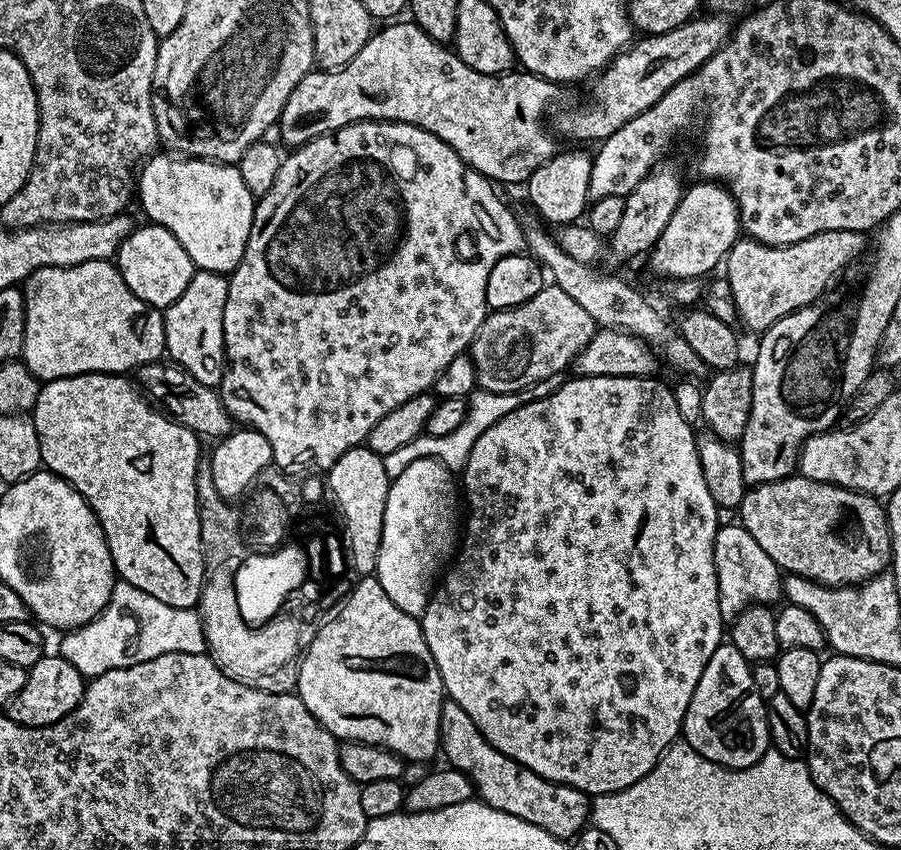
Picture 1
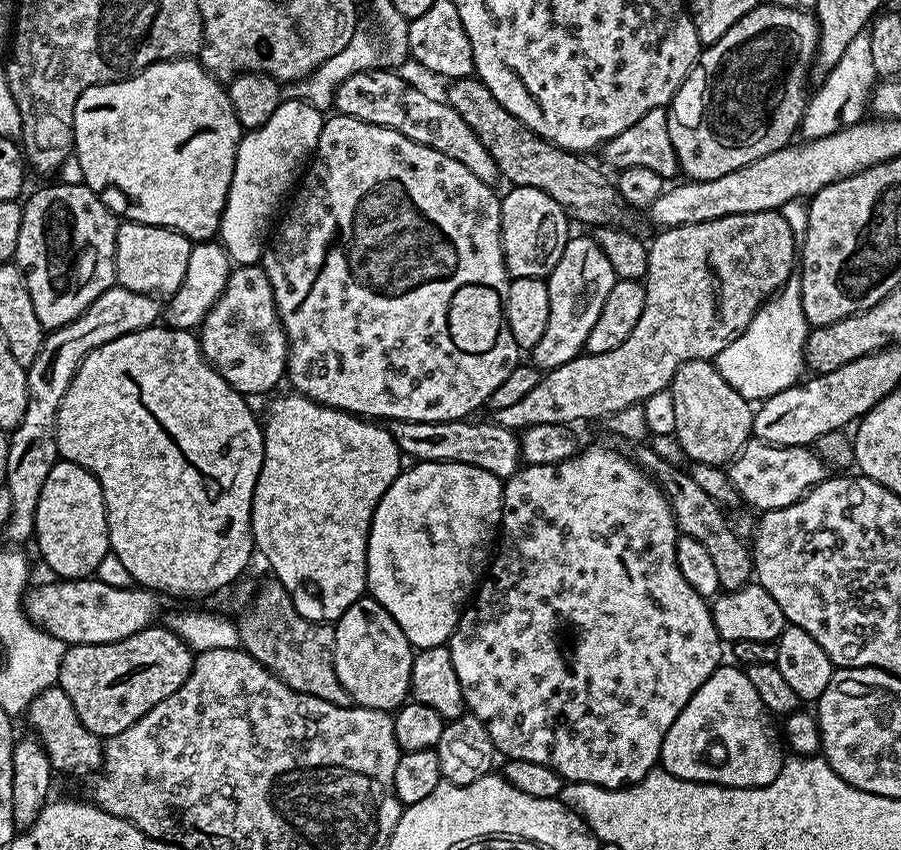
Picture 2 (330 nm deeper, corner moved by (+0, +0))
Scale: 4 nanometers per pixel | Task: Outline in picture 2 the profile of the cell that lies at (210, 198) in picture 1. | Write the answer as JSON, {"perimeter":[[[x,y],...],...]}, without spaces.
{"perimeter":[[[181,58],[179,60],[163,60],[137,72],[127,80],[117,80],[115,84],[95,84],[90,86],[78,98],[74,106],[74,158],[78,166],[82,166],[82,178],[88,188],[97,194],[103,193],[103,188],[117,188],[132,199],[132,209],[127,219],[138,224],[149,224],[159,228],[173,228],[181,232],[193,242],[208,242],[219,233],[220,219],[226,206],[226,198],[230,190],[230,182],[234,174],[236,151],[240,145],[242,129],[235,117],[234,106],[228,97],[228,89],[215,76],[204,69],[204,65],[196,58]]]}

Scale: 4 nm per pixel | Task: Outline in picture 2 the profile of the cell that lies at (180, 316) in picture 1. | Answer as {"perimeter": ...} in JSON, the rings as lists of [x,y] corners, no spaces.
{"perimeter":[[[260,264],[233,267],[222,294],[204,316],[204,322],[198,329],[198,339],[204,359],[245,397],[253,398],[259,392],[271,393],[271,388],[285,379],[288,335],[276,309],[270,278]]]}

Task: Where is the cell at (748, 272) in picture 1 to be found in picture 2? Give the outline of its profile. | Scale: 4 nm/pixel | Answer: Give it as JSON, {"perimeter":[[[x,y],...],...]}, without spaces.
{"perimeter":[[[776,210],[723,216],[666,228],[657,233],[648,244],[648,275],[643,281],[646,306],[642,306],[642,314],[626,342],[622,342],[622,346],[614,346],[614,350],[606,350],[606,354],[588,352],[575,356],[562,366],[547,369],[530,394],[525,394],[511,406],[495,409],[495,423],[513,430],[540,423],[576,426],[579,420],[603,421],[615,412],[643,405],[652,395],[667,389],[674,374],[686,362],[712,360],[726,350],[726,346],[741,336],[746,326],[750,326],[764,301],[775,296],[793,279],[798,264],[798,238],[790,230],[783,214]]]}

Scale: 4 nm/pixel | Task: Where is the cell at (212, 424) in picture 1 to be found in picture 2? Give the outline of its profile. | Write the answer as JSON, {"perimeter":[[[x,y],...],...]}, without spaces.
{"perimeter":[[[465,418],[450,422],[391,421],[390,431],[394,442],[405,457],[413,456],[416,462],[458,462],[478,466],[490,474],[507,478],[522,467],[521,437],[511,428],[495,422],[487,424],[480,418]]]}

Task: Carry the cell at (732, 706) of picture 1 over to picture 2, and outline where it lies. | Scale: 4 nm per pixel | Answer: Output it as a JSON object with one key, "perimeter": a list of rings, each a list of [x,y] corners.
{"perimeter":[[[735,667],[716,668],[714,674],[710,674],[702,686],[698,686],[694,698],[686,702],[682,714],[674,718],[674,726],[666,730],[658,764],[665,772],[674,774],[674,778],[727,788],[764,788],[778,778],[786,759],[786,748],[777,721],[762,698],[758,698],[758,690],[754,690],[747,671],[743,667]]]}

